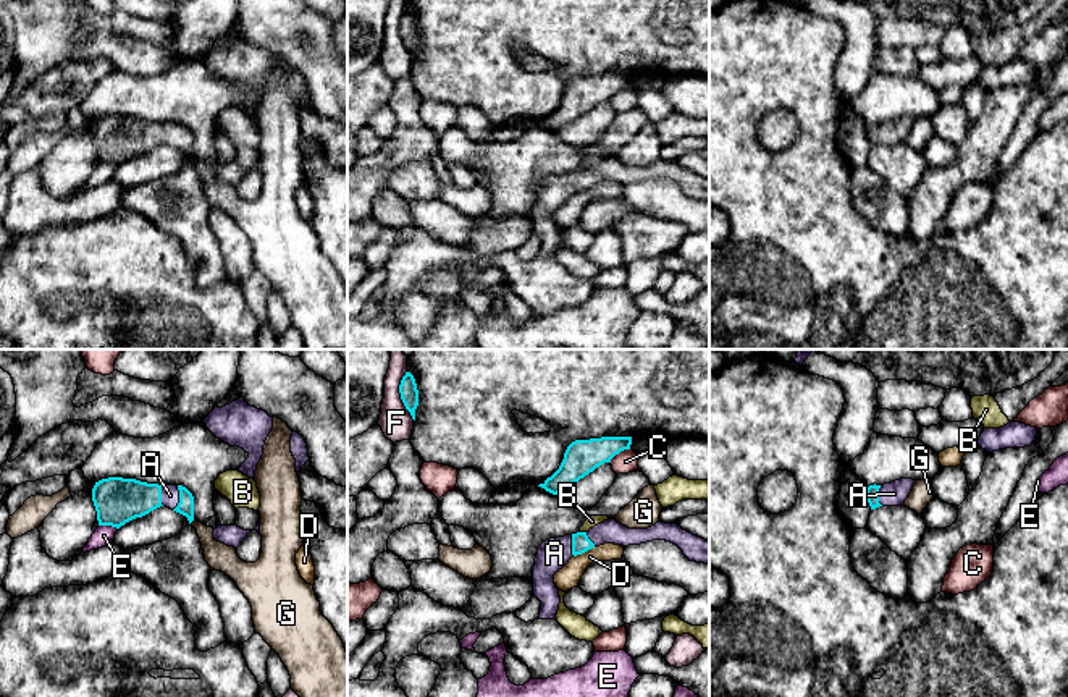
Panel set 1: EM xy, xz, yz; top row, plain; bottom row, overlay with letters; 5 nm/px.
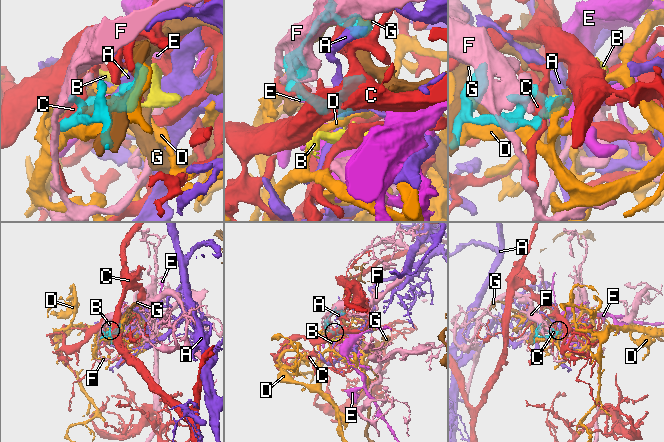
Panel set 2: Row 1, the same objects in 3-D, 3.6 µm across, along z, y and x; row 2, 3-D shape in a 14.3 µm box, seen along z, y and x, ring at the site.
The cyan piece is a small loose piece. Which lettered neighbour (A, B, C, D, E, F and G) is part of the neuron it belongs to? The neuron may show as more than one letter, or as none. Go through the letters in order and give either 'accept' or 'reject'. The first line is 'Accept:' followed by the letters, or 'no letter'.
Accept: A
A: accept
B: reject
C: reject
D: reject
E: reject
F: reject
G: reject

